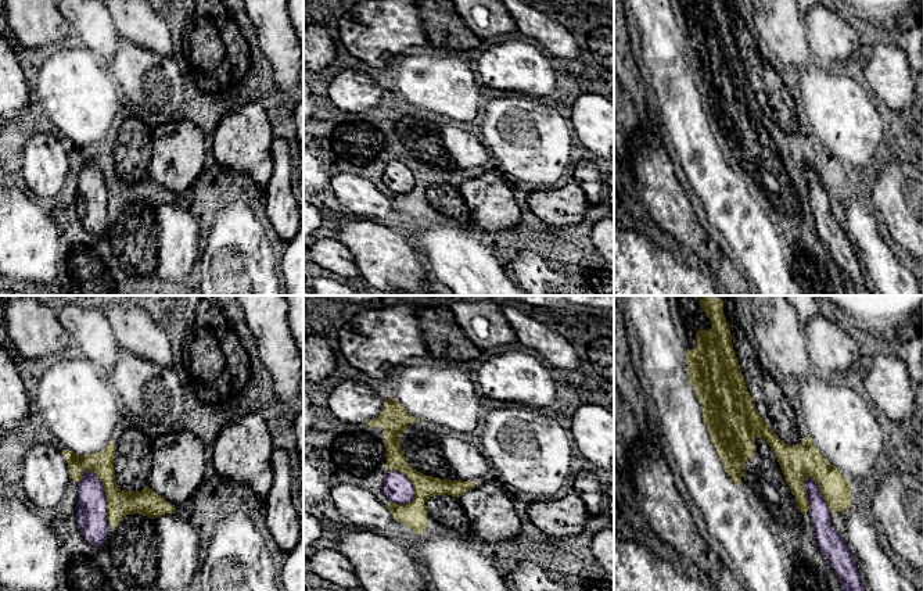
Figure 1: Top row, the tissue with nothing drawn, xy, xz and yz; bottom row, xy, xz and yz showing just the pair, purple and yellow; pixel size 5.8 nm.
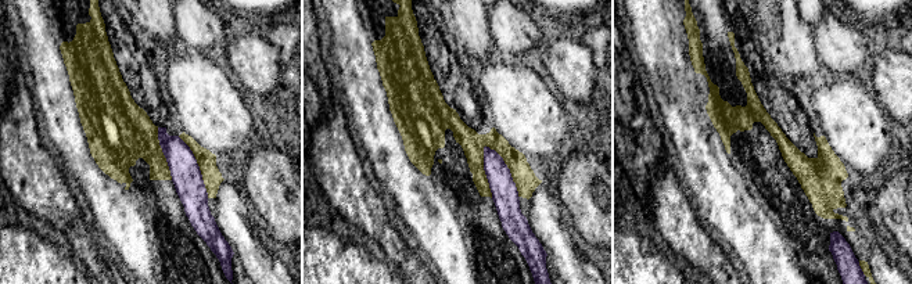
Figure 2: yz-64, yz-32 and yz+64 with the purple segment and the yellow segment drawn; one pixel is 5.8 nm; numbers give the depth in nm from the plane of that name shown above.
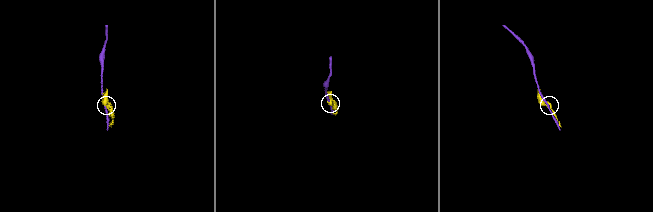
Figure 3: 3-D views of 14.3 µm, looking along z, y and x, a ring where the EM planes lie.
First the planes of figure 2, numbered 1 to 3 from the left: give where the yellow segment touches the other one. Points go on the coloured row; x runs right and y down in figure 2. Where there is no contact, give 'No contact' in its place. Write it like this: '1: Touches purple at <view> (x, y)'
1: Touches purple at yz-64 (198, 166)
2: Touches purple at yz-32 (509, 171)
3: Touches purple at yz+64 (861, 269)

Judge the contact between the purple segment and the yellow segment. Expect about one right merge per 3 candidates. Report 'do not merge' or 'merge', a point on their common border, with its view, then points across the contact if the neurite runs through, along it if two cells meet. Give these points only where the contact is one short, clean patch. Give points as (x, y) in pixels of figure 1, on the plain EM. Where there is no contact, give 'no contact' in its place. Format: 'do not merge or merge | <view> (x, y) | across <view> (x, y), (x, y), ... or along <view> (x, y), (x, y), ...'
do not merge | yz (819, 182)

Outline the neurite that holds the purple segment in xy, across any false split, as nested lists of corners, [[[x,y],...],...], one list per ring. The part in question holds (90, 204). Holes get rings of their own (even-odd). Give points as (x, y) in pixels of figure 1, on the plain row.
[[[86,160],[78,180],[75,211],[86,230],[103,236],[107,232],[107,187],[103,172],[93,161]]]

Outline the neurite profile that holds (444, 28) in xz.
[[[414,0],[425,36],[439,53],[460,53],[481,46],[482,39],[459,15],[452,0]]]

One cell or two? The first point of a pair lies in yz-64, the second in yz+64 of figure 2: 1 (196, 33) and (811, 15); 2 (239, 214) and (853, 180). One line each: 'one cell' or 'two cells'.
1: two cells
2: two cells

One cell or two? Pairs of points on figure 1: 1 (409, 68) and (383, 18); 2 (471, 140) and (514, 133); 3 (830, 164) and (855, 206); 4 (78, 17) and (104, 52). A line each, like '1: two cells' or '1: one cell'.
1: two cells
2: two cells
3: two cells
4: one cell

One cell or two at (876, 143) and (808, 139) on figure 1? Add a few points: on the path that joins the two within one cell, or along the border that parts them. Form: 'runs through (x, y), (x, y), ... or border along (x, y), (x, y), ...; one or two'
border along (808, 125), (840, 161); two

